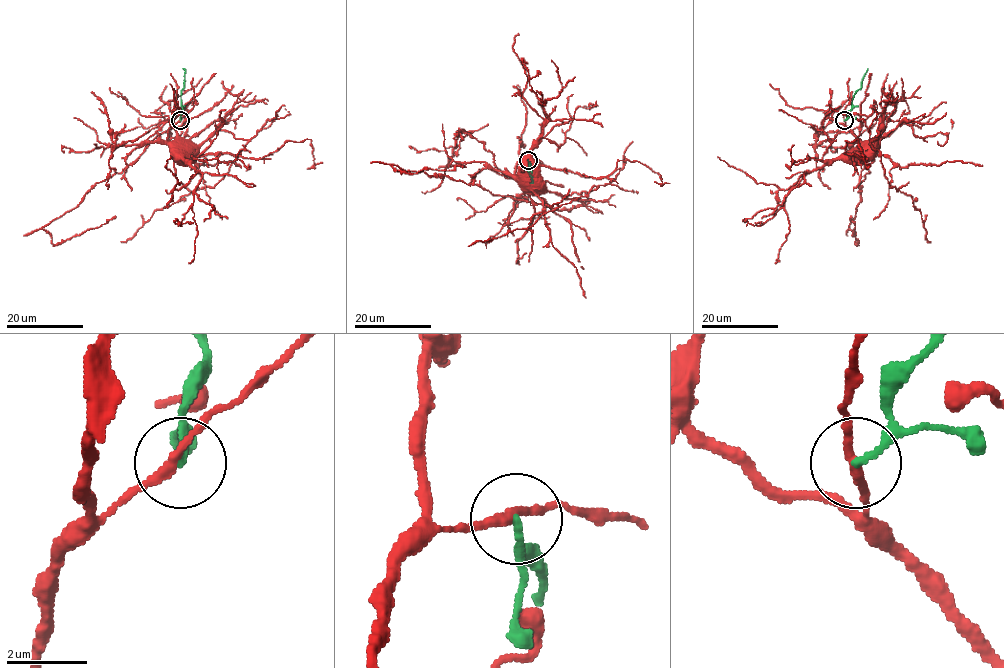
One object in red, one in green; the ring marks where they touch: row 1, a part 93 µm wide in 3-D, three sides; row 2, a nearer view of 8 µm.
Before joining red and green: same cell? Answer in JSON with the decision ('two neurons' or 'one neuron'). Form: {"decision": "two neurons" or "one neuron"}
{"decision": "two neurons"}

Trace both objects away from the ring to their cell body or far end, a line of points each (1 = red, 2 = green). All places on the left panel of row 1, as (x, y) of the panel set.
1: (181, 120), (168, 131), (170, 142), (199, 145), (224, 129), (248, 140), (213, 187), (157, 209), (120, 241)
2: (181, 120), (185, 71), (183, 68)

